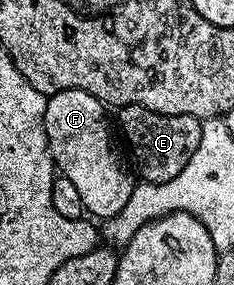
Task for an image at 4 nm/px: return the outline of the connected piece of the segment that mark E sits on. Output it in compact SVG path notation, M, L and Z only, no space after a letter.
M124 105L118 110L119 121L123 124L123 137L131 148L131 157L139 168L139 177L145 181L168 181L181 171L185 163L193 159L197 143L201 143L203 121L193 115L165 115L149 111L140 105Z

